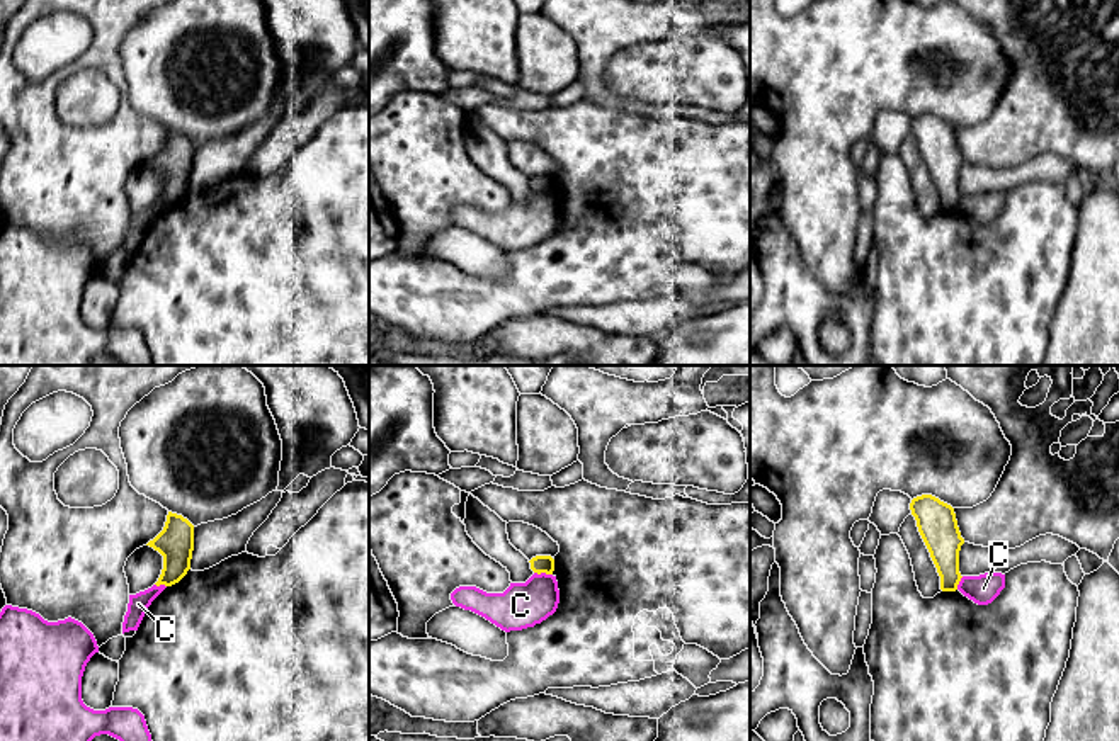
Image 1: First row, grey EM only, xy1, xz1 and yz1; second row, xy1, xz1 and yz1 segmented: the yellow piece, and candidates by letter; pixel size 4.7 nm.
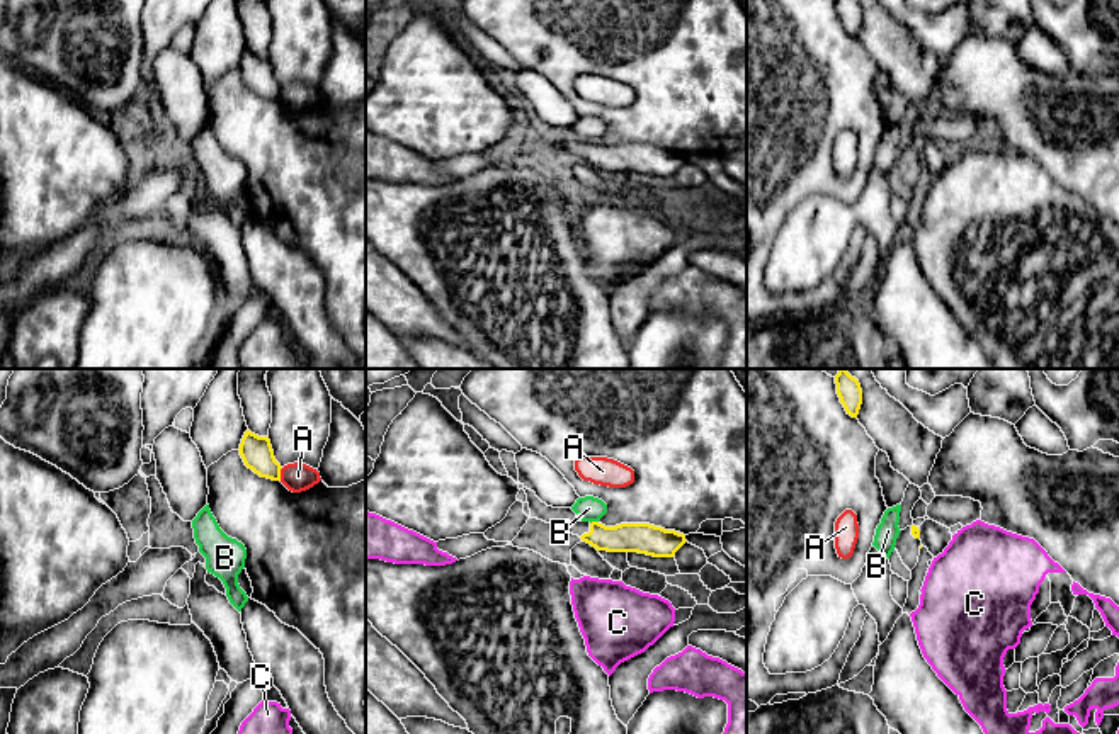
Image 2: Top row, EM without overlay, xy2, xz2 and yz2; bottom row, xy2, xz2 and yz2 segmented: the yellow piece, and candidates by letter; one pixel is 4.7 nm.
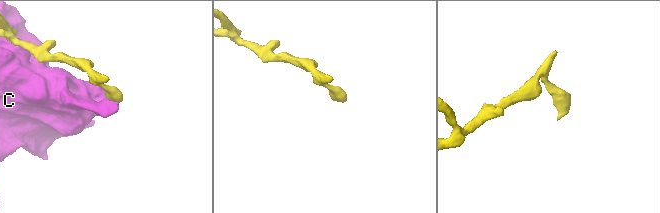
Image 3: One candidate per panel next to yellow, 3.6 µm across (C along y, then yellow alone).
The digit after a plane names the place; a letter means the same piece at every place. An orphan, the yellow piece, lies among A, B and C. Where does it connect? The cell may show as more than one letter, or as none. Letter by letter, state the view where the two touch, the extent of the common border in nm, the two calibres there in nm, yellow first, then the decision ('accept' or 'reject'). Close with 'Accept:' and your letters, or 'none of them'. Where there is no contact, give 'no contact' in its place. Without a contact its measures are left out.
A: xy2 | 70 nm | 150/140 nm | reject
B: xz2 | 40 nm | 140/120 nm | reject
C: xz1 | 90 nm | 80/220 nm | reject
Accept: none of them

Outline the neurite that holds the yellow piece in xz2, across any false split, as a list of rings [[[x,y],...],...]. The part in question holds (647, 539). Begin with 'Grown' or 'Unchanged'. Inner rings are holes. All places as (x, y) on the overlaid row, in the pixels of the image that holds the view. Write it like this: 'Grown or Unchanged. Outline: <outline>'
Grown. Outline: [[[568,522],[560,528],[578,535],[597,550],[638,552],[653,557],[673,557],[687,542],[684,534],[665,530],[650,523],[621,523],[605,527],[599,522]]]

